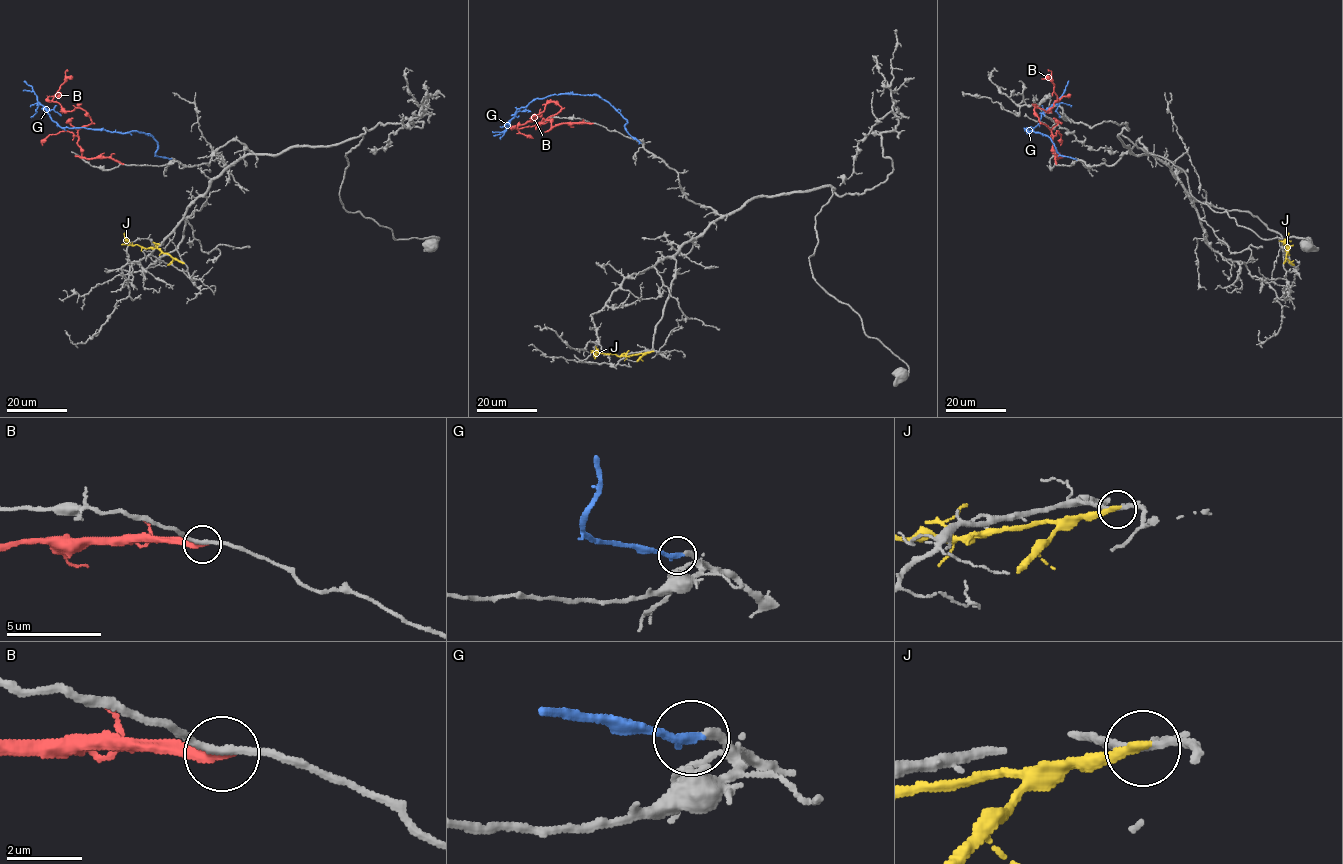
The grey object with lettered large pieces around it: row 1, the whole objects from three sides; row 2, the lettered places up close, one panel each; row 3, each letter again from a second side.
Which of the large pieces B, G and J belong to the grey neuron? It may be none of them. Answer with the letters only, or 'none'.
G

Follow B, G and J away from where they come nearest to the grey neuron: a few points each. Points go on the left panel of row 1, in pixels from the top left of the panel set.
B: (122, 163), (82, 156), (78, 131), (91, 122), (91, 118), (78, 108), (66, 111), (53, 100), (68, 71)
G: (170, 159), (157, 156), (156, 140), (137, 131), (124, 133), (61, 128), (24, 81)
J: (183, 263), (156, 248), (131, 245), (124, 233)

